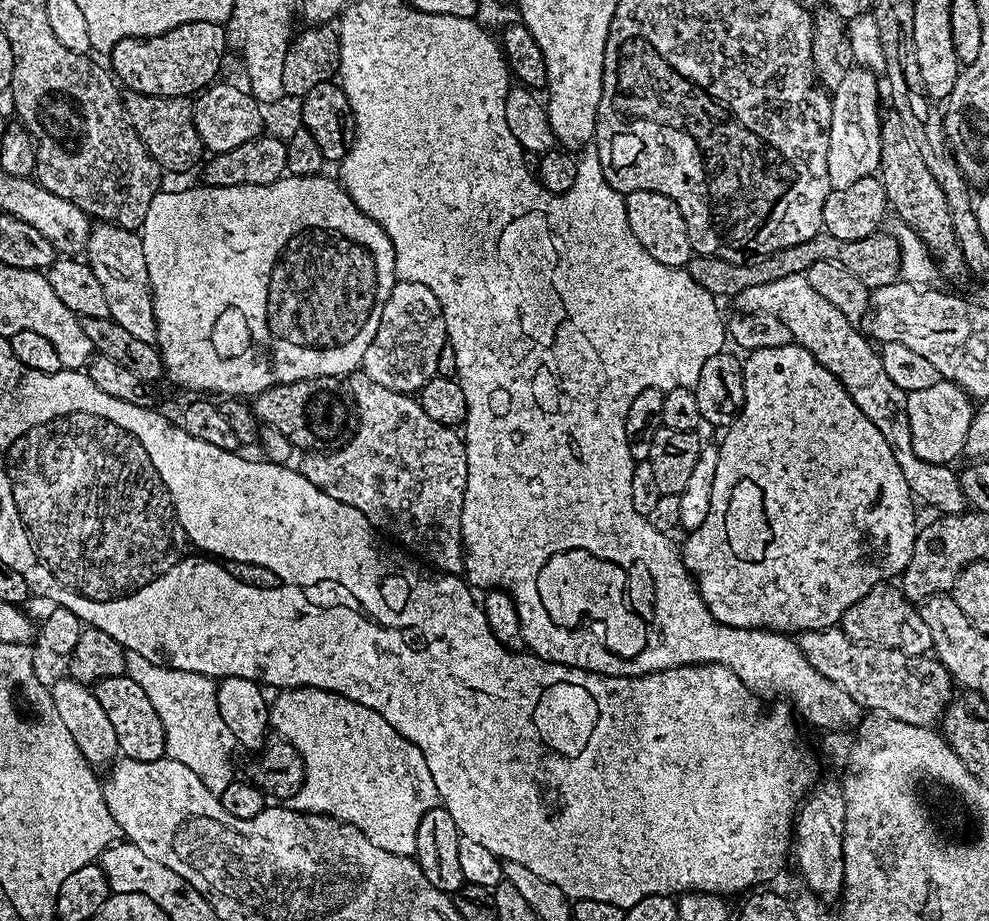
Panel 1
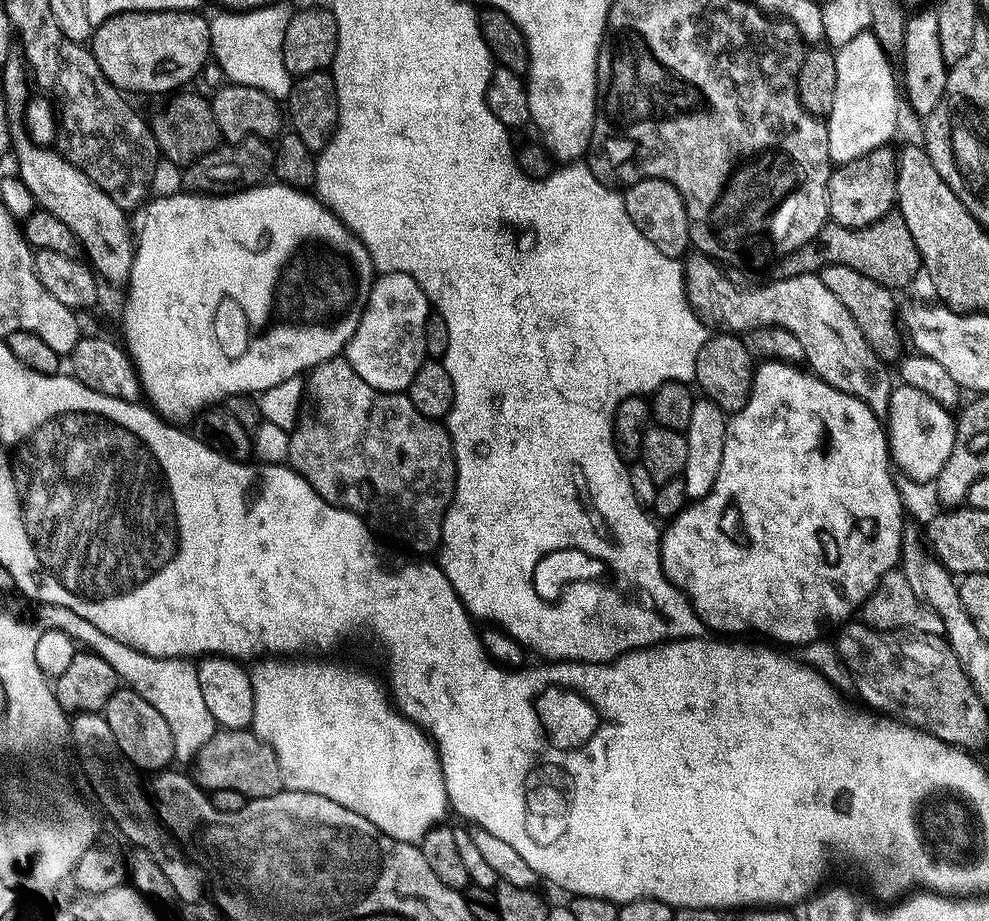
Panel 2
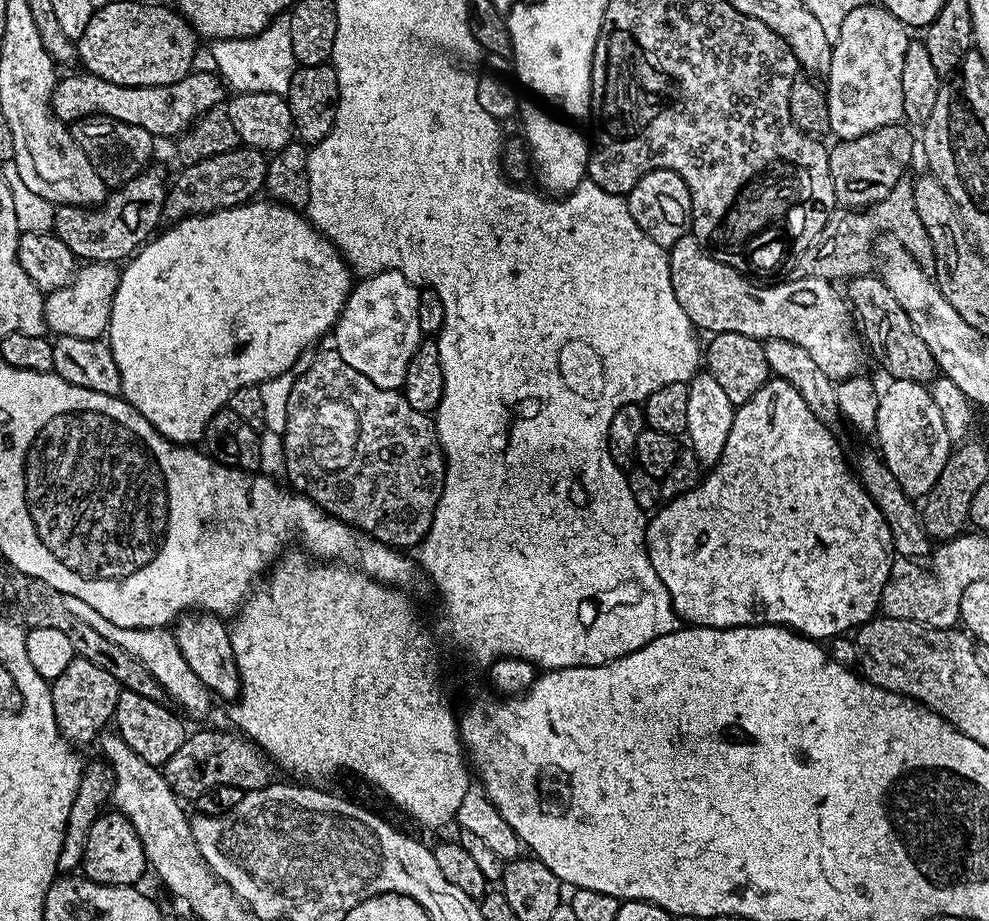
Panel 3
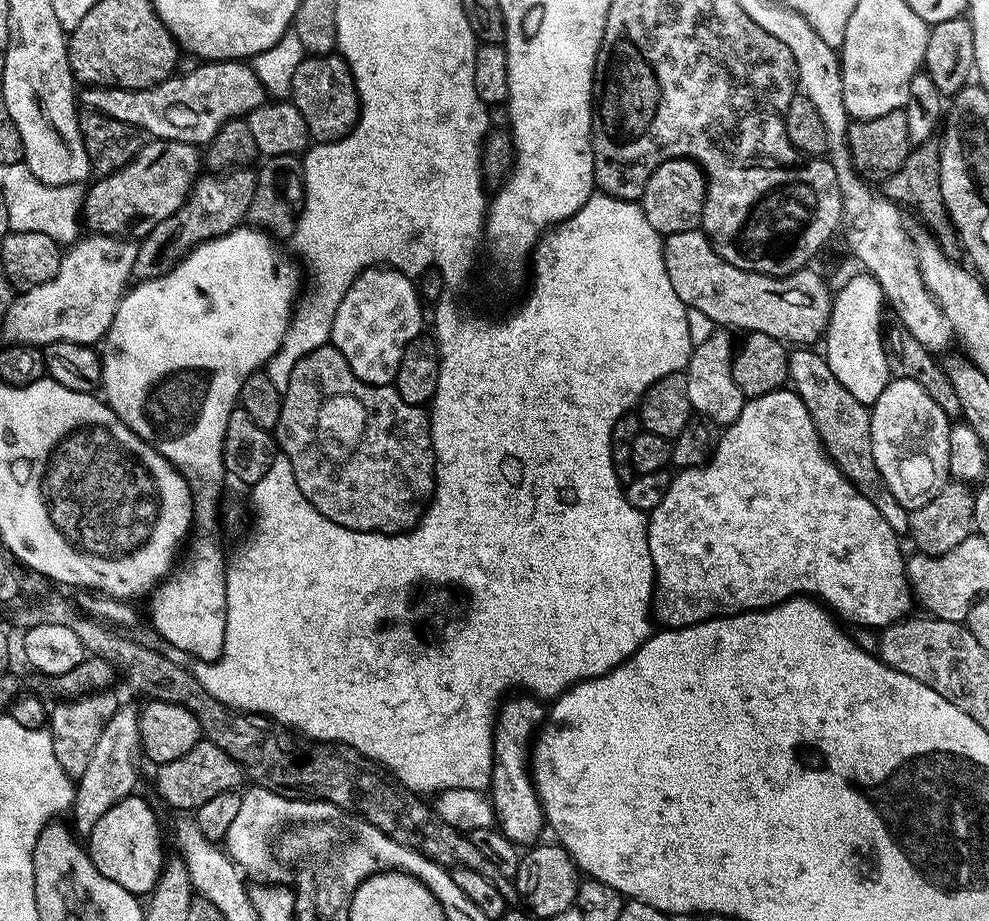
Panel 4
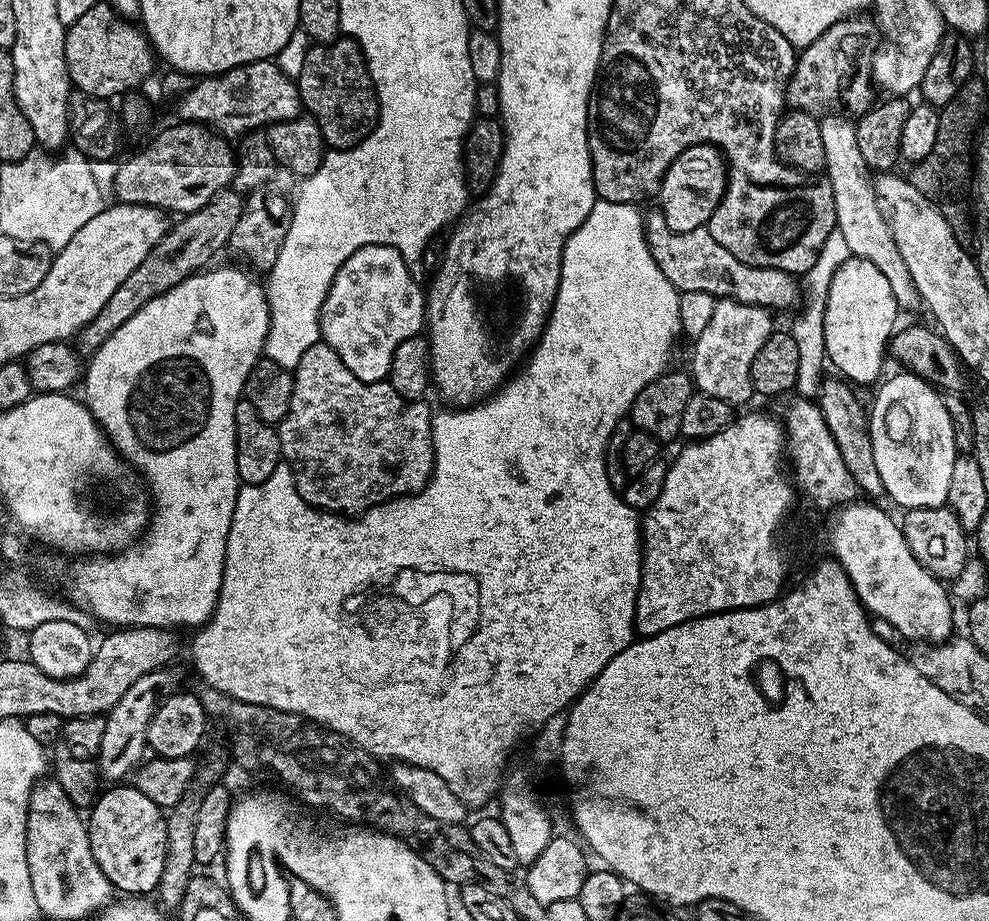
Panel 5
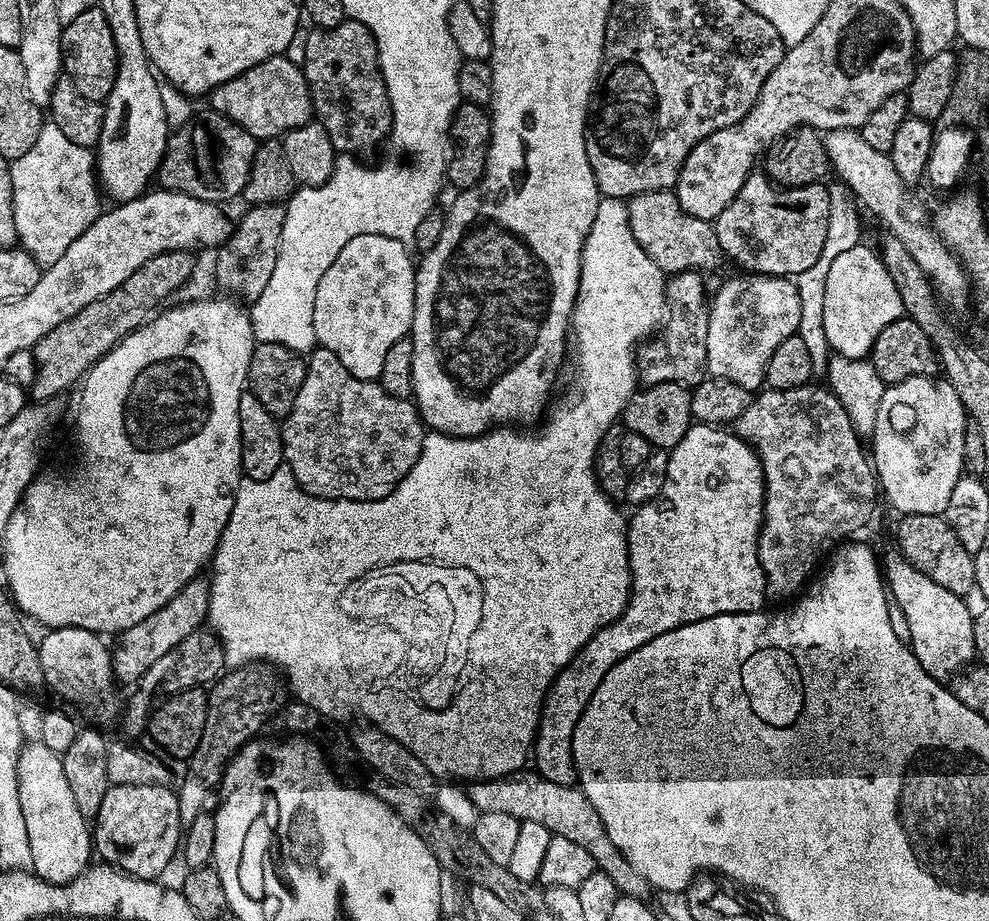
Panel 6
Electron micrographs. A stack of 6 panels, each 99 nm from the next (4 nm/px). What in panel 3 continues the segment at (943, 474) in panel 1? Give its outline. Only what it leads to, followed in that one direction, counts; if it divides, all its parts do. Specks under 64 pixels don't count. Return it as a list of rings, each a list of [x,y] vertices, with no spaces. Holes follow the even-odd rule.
[[[689,234],[678,238],[671,248],[667,249],[670,266],[670,282],[674,286],[674,298],[678,298],[678,306],[686,310],[690,322],[697,329],[705,328],[708,334],[717,332],[737,332],[761,342],[774,338],[786,338],[786,342],[794,342],[814,358],[822,374],[834,381],[848,380],[861,371],[860,363],[866,360],[866,352],[862,347],[861,337],[854,327],[854,316],[846,303],[845,297],[836,293],[835,283],[822,278],[788,278],[785,284],[772,284],[763,288],[760,284],[751,284],[747,275],[741,274],[730,266],[718,262],[716,257],[705,250],[703,243]]]

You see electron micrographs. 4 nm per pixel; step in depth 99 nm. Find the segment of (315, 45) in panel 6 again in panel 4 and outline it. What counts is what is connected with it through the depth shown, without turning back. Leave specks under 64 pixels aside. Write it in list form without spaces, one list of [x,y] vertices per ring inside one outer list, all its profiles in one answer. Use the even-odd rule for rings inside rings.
[[[339,54],[326,56],[305,55],[294,73],[290,103],[306,118],[309,137],[321,144],[341,140],[356,127],[360,119],[360,98],[347,62]]]

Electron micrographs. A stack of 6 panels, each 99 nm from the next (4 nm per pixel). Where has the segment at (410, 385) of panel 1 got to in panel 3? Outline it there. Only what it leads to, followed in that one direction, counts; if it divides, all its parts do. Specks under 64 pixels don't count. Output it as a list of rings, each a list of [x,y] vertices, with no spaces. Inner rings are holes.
[[[373,272],[365,275],[364,280],[355,285],[343,310],[336,321],[334,350],[346,362],[346,366],[354,366],[358,374],[366,374],[370,382],[379,388],[403,389],[406,378],[406,366],[410,366],[410,358],[414,358],[416,348],[422,342],[420,336],[420,296],[417,285],[412,284],[401,272]]]

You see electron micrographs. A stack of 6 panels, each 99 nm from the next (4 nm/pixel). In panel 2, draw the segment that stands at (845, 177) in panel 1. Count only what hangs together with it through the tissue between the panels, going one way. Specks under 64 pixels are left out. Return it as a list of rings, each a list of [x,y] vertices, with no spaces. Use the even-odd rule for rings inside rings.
[[[871,31],[858,34],[858,38],[852,38],[850,42],[846,42],[846,46],[835,49],[836,65],[838,66],[838,74],[836,75],[836,85],[834,86],[834,110],[826,118],[828,126],[828,149],[830,150],[830,158],[833,165],[839,166],[854,162],[856,159],[862,158],[864,155],[870,154],[874,150],[891,145],[893,142],[892,135],[896,132],[896,127],[900,124],[900,102],[902,106],[902,88],[898,83],[898,72],[892,69],[893,61],[886,55],[883,46],[878,38],[872,35]]]

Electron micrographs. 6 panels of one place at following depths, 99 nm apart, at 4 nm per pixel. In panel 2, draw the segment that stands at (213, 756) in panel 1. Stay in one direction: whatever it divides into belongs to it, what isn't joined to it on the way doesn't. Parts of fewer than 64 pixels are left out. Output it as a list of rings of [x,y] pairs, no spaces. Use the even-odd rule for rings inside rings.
[[[65,611],[63,615],[64,631],[69,632],[72,639],[83,645],[85,649],[104,656],[106,662],[114,666],[117,677],[127,687],[142,694],[142,698],[146,698],[166,718],[166,722],[170,725],[170,732],[174,734],[176,760],[195,761],[198,750],[202,750],[202,746],[206,746],[206,742],[218,731],[214,714],[210,714],[202,694],[202,682],[198,682],[197,665],[191,659],[179,656],[151,656],[114,636],[107,636],[100,627],[89,620],[83,620],[75,612]]]

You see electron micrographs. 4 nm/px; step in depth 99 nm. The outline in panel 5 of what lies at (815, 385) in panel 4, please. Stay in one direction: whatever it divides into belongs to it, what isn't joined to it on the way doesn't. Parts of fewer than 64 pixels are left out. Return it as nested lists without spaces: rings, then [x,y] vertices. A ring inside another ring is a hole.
[[[840,378],[825,379],[820,385],[818,403],[822,410],[822,418],[826,418],[826,426],[830,426],[830,434],[834,434],[834,442],[838,442],[838,454],[842,454],[842,462],[846,462],[846,470],[854,478],[857,489],[864,492],[865,497],[880,498],[885,495],[882,486],[882,474],[878,474],[878,466],[874,462],[874,446],[868,433],[869,413],[860,405],[855,394],[847,388],[845,381]]]

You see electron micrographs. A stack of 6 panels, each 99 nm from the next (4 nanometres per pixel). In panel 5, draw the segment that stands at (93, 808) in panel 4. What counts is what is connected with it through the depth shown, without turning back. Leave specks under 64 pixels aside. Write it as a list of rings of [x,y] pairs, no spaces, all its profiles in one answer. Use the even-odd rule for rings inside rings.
[[[178,664],[144,674],[105,715],[102,743],[97,756],[97,771],[103,781],[110,780],[108,782],[112,784],[125,781],[143,763],[148,750],[149,722],[156,713],[156,707],[165,697],[175,695],[181,689],[183,680],[184,672]]]

